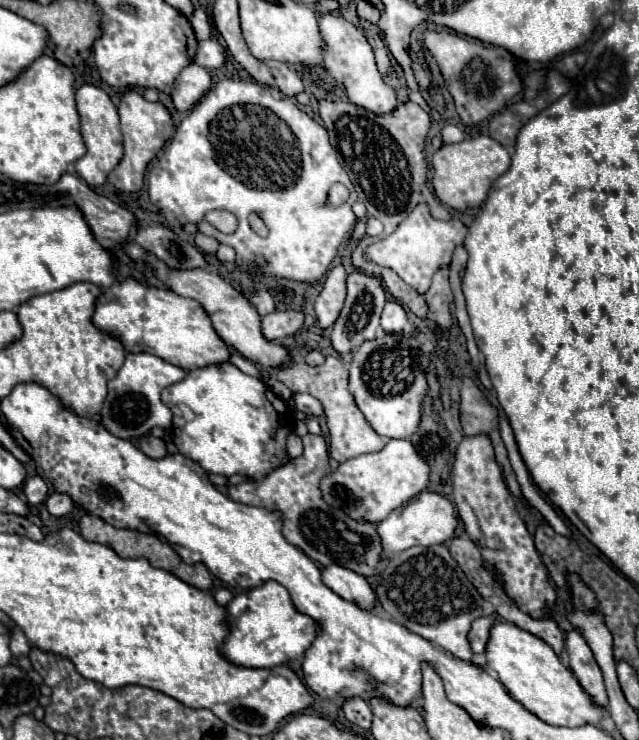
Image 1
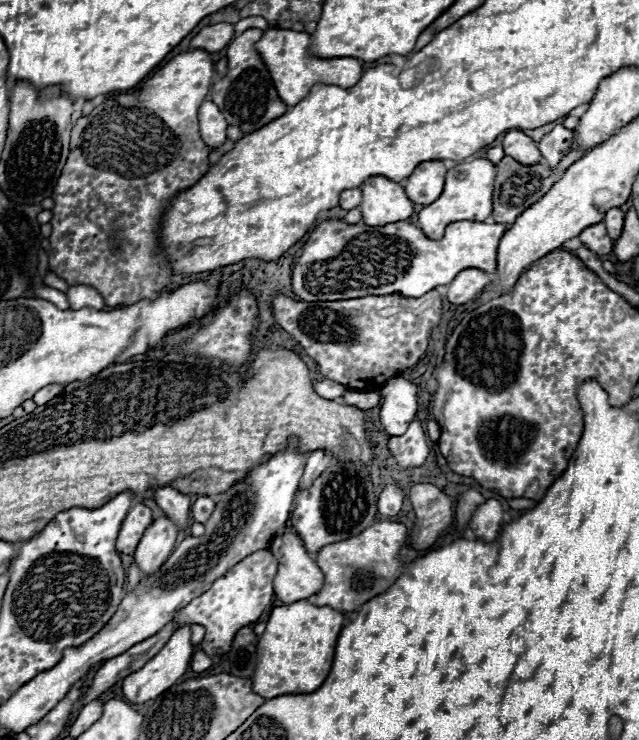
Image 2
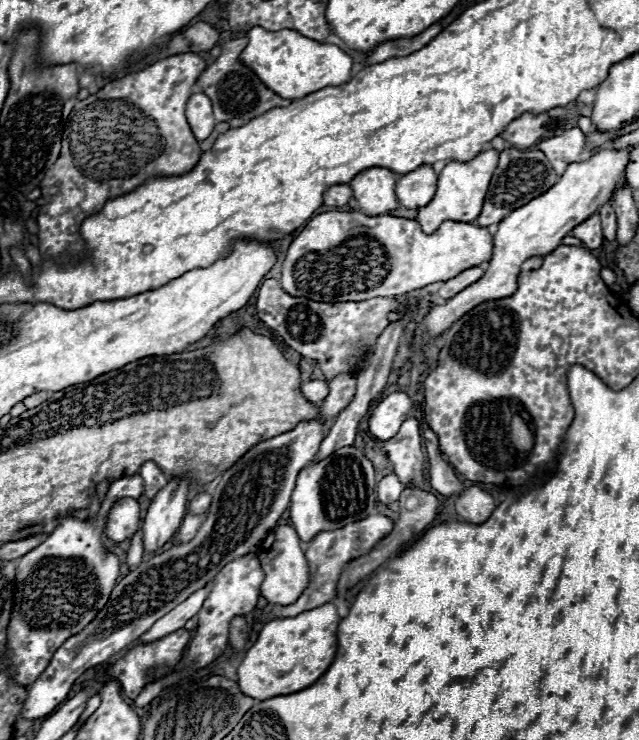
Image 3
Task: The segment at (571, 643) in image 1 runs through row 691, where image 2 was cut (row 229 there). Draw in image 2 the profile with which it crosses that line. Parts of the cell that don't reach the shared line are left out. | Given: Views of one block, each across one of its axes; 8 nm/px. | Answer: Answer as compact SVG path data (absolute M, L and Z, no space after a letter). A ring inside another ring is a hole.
M598 222L598 224L588 226L586 230L582 230L582 234L580 234L580 242L582 242L588 250L596 252L598 256L608 254L608 252L612 250L612 246L614 246L614 240L606 234L604 222Z

